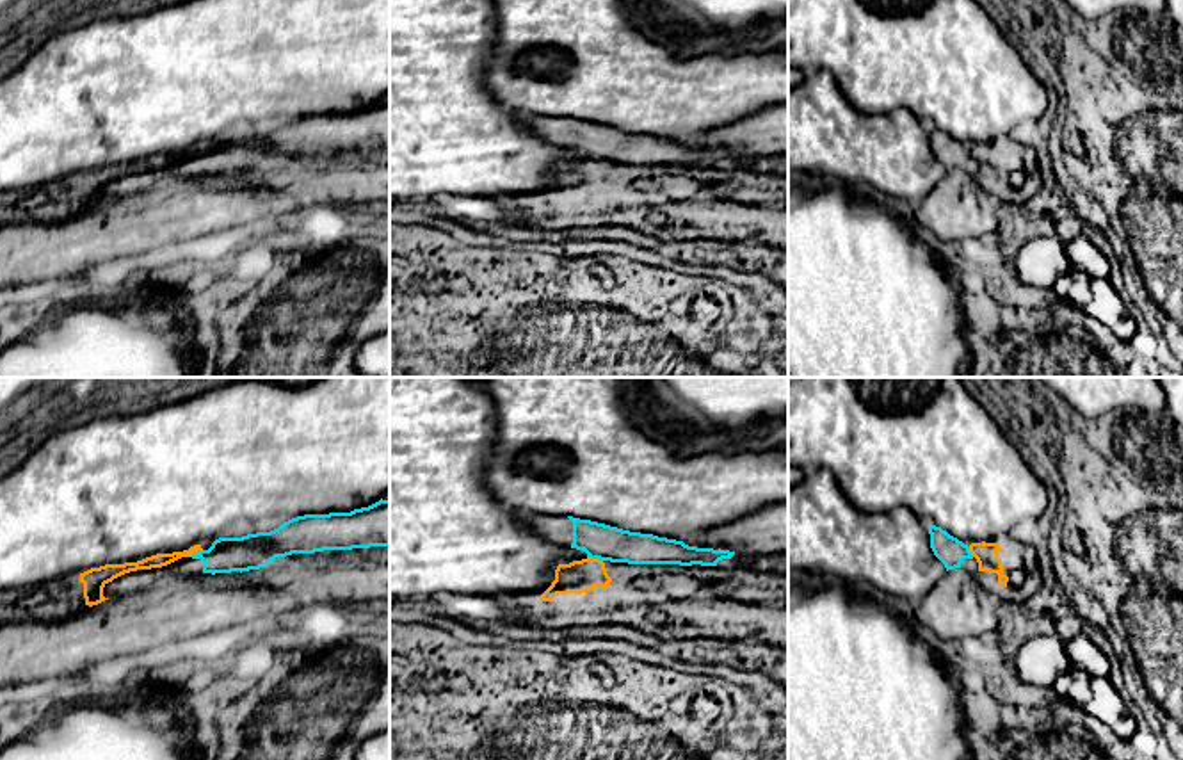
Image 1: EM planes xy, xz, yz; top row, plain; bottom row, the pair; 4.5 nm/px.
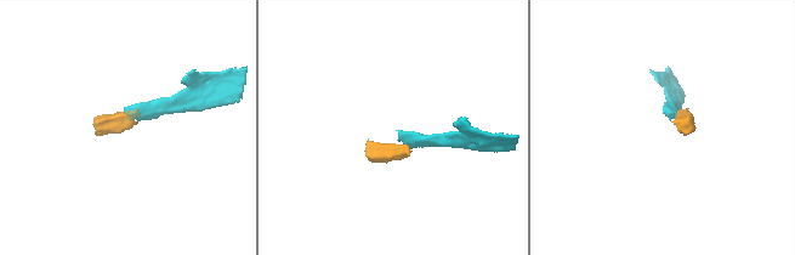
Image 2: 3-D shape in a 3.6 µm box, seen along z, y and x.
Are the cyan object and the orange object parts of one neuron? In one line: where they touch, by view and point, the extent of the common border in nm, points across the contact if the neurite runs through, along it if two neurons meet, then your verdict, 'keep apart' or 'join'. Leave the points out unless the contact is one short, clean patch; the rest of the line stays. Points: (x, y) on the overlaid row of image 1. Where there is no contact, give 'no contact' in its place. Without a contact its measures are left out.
xz (595, 557) | 80 nm | along xz (587, 556), (602, 561) | keep apart

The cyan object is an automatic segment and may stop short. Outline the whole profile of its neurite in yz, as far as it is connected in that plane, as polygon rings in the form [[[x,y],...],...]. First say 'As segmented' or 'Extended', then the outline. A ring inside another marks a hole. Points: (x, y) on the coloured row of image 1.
Extended. [[[929,525],[929,534],[930,548],[934,555],[945,564],[946,571],[955,568],[962,568],[971,575],[978,571],[978,562],[971,555],[968,545],[936,525]]]

